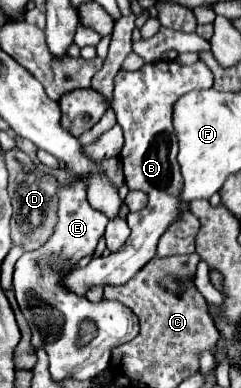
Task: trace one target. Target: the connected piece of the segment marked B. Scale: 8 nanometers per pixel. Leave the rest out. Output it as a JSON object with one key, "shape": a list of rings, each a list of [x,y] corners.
{"shape":[[[159,60],[145,64],[137,72],[119,72],[115,76],[113,110],[117,114],[117,124],[123,128],[125,136],[125,144],[119,154],[125,168],[125,184],[129,190],[145,192],[149,196],[149,206],[127,216],[131,236],[121,250],[109,256],[99,256],[85,268],[75,268],[65,278],[65,286],[69,286],[71,292],[85,294],[85,288],[93,284],[125,284],[155,256],[157,240],[183,210],[181,202],[177,200],[177,192],[181,190],[181,172],[177,164],[177,138],[171,124],[171,106],[189,90],[207,90],[211,86],[213,74],[203,62],[181,66],[173,60]]]}

